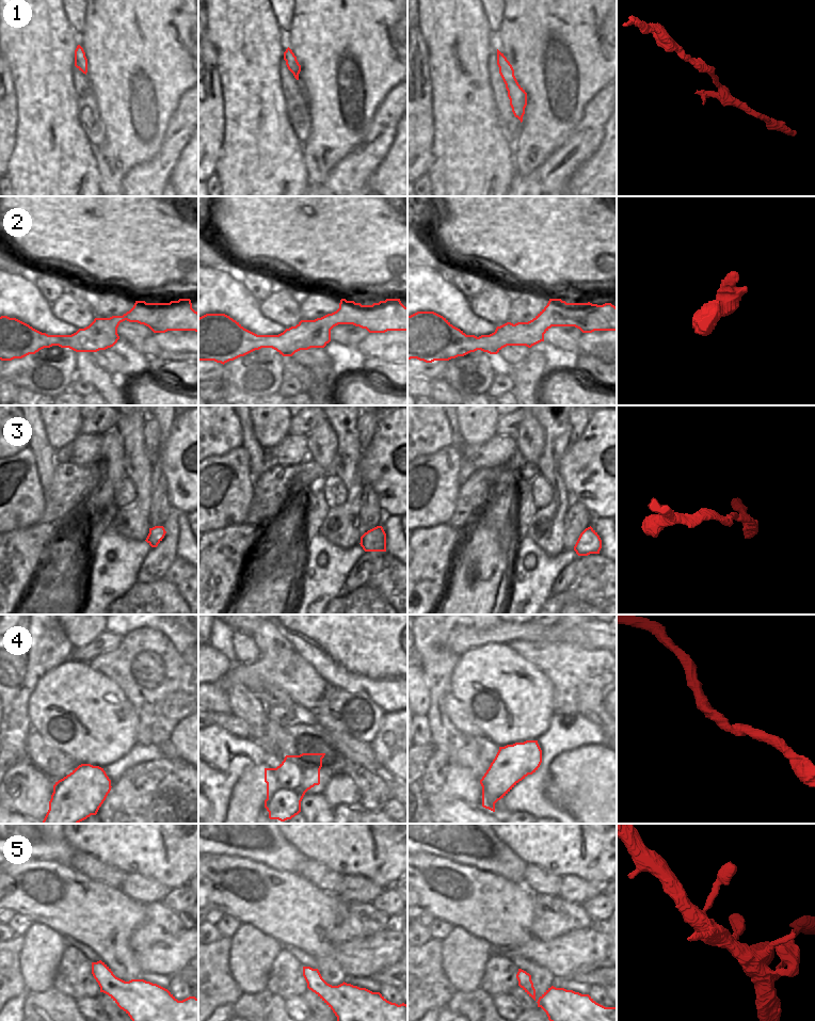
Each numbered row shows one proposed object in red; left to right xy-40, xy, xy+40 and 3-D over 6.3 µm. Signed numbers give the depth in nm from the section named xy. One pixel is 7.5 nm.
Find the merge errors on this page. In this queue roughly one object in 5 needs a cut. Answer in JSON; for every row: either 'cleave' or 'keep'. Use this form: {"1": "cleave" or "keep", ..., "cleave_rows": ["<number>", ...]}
{"1": "keep", "2": "keep", "3": "keep", "4": "keep", "5": "keep", "cleave_rows": []}

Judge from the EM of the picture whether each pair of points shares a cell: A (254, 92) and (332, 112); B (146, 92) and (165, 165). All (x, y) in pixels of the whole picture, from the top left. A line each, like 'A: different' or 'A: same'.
A: different
B: different

